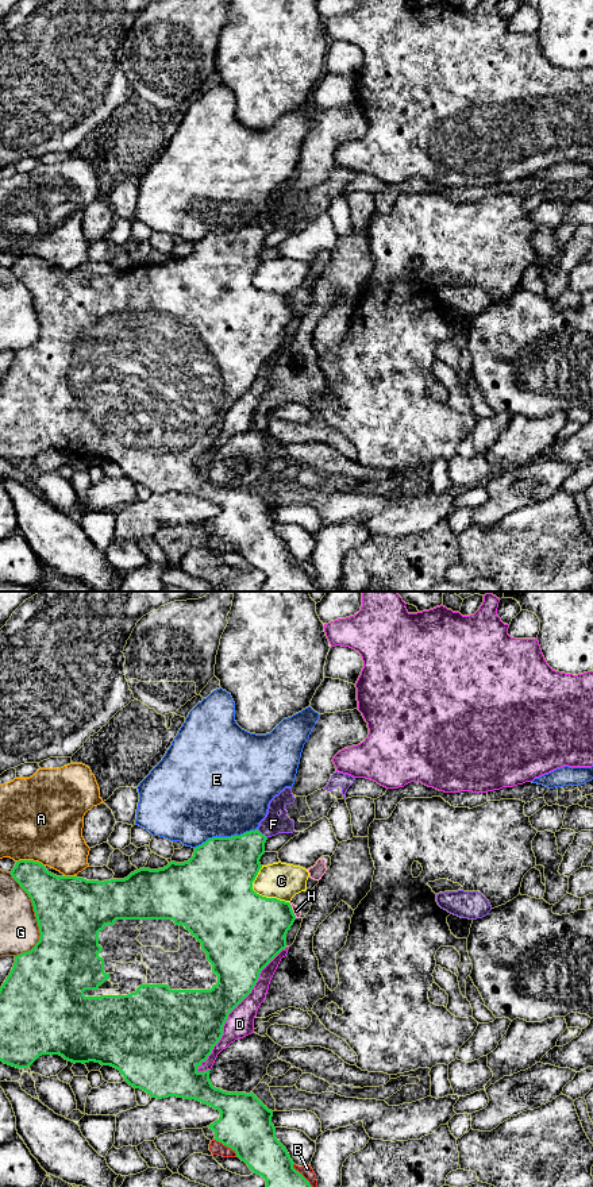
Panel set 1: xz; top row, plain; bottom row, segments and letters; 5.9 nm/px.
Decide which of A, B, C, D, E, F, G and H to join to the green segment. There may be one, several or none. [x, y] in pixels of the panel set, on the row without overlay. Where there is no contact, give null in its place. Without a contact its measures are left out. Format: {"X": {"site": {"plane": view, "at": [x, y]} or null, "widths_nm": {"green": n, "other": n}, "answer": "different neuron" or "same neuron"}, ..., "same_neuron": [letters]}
{"A": {"site": {"plane": "xz", "at": [30, 255]}, "widths_nm": {"green": 240, "other": 480}, "answer": "different neuron"}, "B": {"site": {"plane": "xz", "at": [226, 540]}, "widths_nm": {"green": 320, "other": 80}, "answer": "different neuron"}, "C": {"site": {"plane": "xz", "at": [258, 289]}, "widths_nm": {"green": 480, "other": 220}, "answer": "different neuron"}, "D": {"site": {"plane": "xz", "at": [234, 403]}, "widths_nm": {"green": 360, "other": 160}, "answer": "different neuron"}, "E": {"site": {"plane": "xz", "at": [226, 232]}, "widths_nm": {"green": 400, "other": 500}, "answer": "different neuron"}, "F": {"site": {"plane": "xz", "at": [261, 228]}, "widths_nm": {"green": 320, "other": 130}, "answer": "different neuron"}, "G": {"site": {"plane": "xz", "at": [37, 313]}, "widths_nm": {"green": 420, "other": 240}, "answer": "different neuron"}, "H": {"site": {"plane": "xz", "at": [292, 305]}, "widths_nm": {"green": 380, "other": 50}, "answer": "different neuron"}, "same_neuron": []}

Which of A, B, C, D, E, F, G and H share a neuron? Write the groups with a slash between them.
A / B / C / D / E / F H / G

